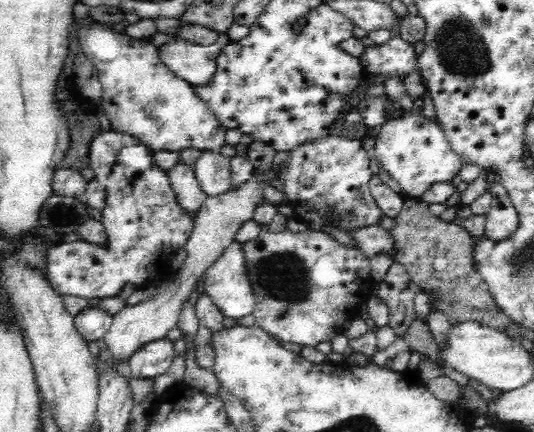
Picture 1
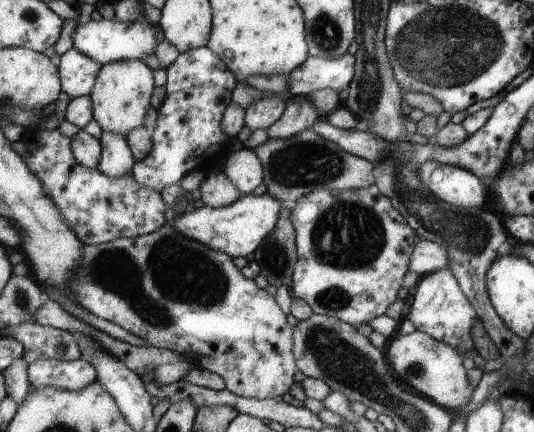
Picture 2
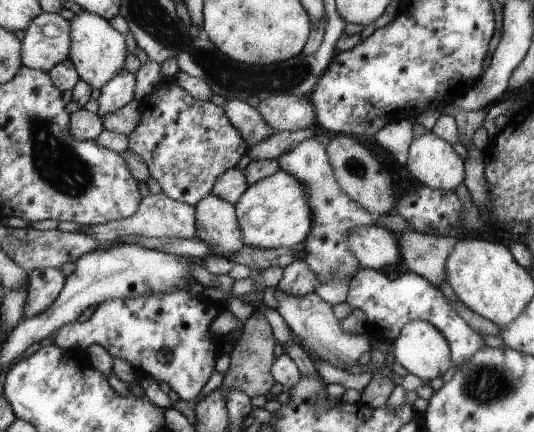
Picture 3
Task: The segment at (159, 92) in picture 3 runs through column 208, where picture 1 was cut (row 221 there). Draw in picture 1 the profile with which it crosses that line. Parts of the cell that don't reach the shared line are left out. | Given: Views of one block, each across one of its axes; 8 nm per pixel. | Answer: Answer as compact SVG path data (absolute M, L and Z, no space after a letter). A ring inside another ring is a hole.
M112 130L101 131L93 136L89 144L89 159L95 179L104 185L106 193L105 209L101 212L106 242L104 245L82 240L51 244L48 248L48 282L60 296L98 300L118 296L127 284L136 285L136 288L148 288L154 280L162 280L170 274L168 260L186 244L195 223L194 215L183 212L167 172L155 165L154 152L136 140L136 137Z

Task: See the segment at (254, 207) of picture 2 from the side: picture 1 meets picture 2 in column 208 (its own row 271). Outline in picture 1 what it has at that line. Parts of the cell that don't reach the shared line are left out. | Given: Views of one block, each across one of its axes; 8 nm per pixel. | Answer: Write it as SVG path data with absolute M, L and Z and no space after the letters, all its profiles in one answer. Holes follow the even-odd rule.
M237 241L220 258L217 258L211 268L208 268L208 272L204 276L204 294L212 300L212 303L226 318L237 320L253 314L256 296L248 279L248 264L245 263L244 252Z

